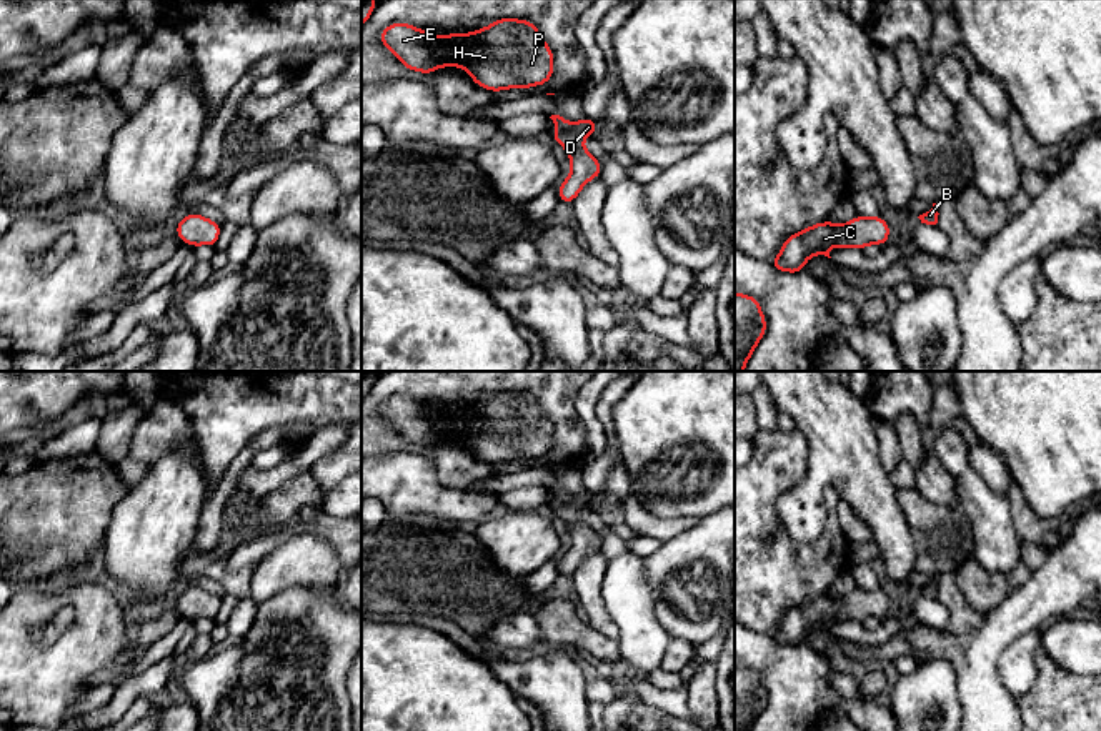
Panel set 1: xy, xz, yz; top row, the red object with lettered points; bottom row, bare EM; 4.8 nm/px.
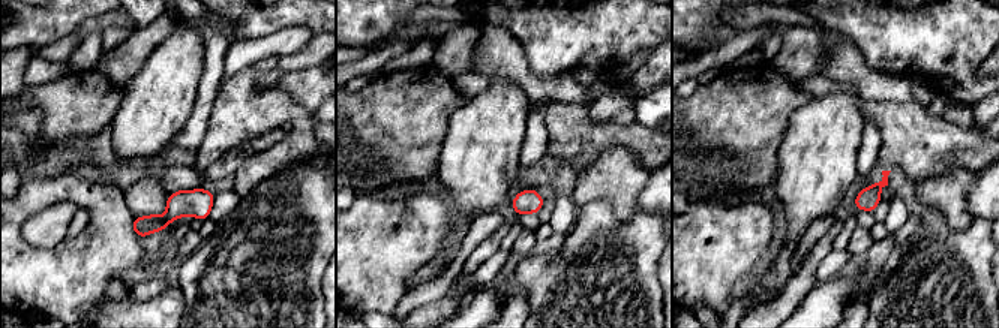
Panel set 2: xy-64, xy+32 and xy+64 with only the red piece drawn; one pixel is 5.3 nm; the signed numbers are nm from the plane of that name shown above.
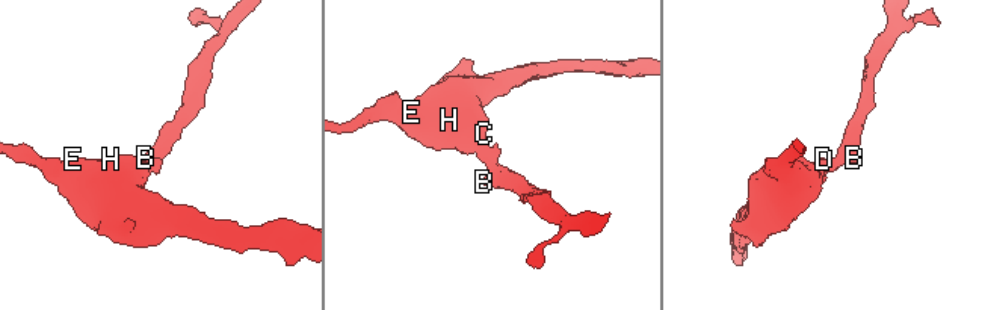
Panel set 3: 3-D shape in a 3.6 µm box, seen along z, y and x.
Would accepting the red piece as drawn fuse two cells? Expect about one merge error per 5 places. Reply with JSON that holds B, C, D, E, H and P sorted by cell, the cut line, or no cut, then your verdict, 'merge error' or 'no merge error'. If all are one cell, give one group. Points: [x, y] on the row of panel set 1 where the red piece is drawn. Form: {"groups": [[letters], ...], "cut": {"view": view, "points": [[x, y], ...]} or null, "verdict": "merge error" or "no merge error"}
{"groups": [["B", "C", "D", "E", "H", "P"]], "cut": null, "verdict": "no merge error"}

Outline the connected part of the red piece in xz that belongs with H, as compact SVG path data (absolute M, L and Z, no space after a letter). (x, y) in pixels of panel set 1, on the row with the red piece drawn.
M500 18L481 30L445 37L395 22L378 42L408 70L463 67L478 87L491 92L531 88L553 77L553 50L530 20Z

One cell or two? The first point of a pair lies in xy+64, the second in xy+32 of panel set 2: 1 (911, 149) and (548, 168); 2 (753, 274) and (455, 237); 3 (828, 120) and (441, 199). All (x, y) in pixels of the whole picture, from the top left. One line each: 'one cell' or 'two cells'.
1: two cells
2: one cell
3: two cells

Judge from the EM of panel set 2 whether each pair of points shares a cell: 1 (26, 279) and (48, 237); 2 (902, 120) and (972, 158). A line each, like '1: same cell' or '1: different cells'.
1: different cells
2: same cell

